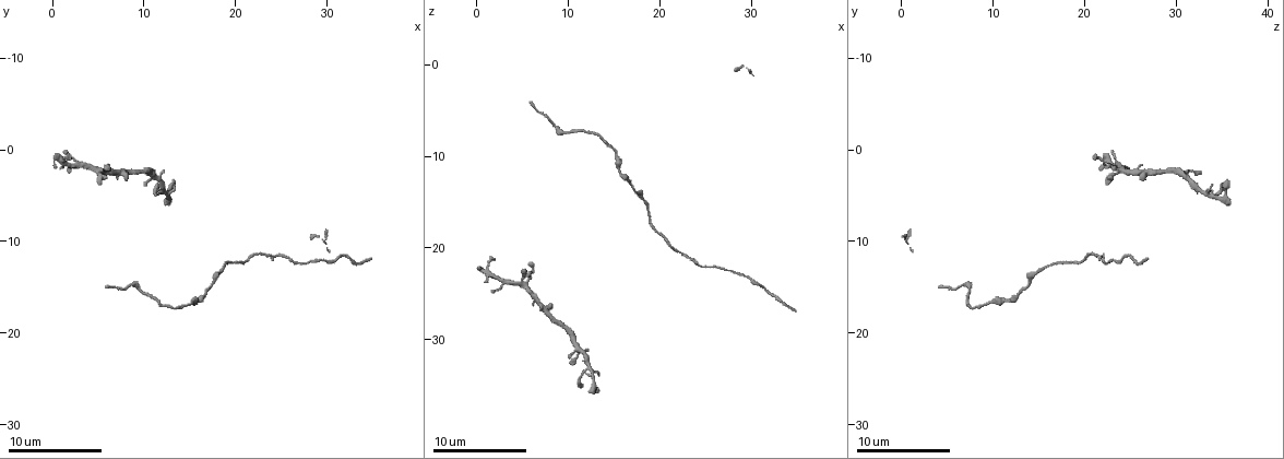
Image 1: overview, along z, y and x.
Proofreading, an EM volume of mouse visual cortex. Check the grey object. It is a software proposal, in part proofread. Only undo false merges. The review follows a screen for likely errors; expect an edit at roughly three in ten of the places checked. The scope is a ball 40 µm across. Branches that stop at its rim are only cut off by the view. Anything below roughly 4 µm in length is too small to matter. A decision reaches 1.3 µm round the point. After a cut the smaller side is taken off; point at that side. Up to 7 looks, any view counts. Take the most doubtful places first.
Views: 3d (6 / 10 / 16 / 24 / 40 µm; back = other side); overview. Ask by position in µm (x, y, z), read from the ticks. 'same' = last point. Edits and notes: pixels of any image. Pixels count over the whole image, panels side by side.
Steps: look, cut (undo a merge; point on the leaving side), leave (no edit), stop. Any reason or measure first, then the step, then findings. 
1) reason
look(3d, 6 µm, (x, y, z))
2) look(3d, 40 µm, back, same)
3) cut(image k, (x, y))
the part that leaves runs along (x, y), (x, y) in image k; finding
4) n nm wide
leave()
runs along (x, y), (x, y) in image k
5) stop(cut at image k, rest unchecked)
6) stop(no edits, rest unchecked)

thin arm on a thick one
look(3d, 10 µm, (15.6, 16.4, 10.6))

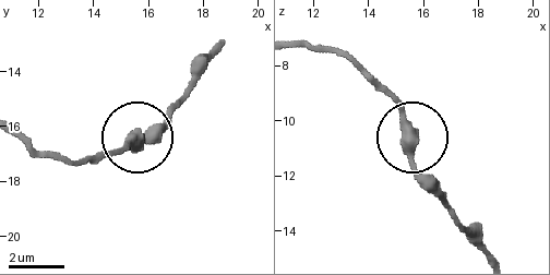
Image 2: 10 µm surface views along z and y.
side arm 14 µm
leave()
runs along (489, 254), (418, 169), (404, 114), (377, 80) in image 2; continuous, no second neuron

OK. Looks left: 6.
looks like a crossing
look(3d, 10 µm, (7.4, 2.4, 26.8))

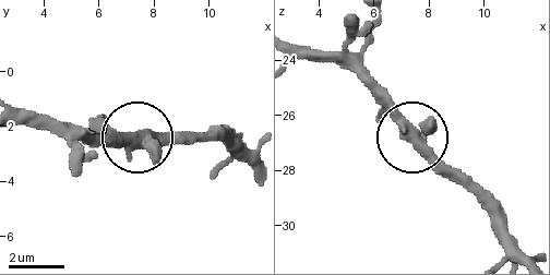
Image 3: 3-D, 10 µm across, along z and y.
400 nm wide
leave()
all the same neuron

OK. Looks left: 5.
thick turns thin
look(3d, 10 µm, (10.0, 15.6, 7.2))

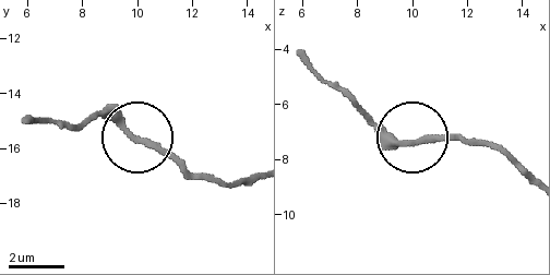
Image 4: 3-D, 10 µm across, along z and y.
leave()
runs along (253, 176), (225, 183), (189, 174), (140, 136), (86, 118) in image 4; continuous, no second neuron

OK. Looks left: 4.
thin neck
look(3d, 6 µm, (31.6, 11.6, 24.4))

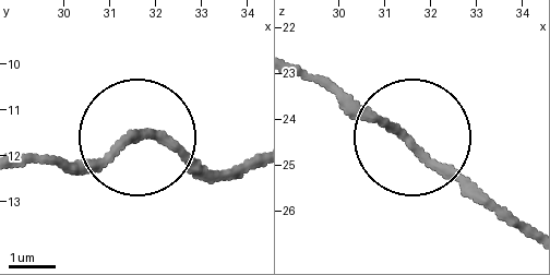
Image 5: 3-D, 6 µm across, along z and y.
leave()
runs along (21, 163), (91, 163), (162, 140), (216, 175) in image 5; continuous, no second neuron

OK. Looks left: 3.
stop(no edits, rest unchecked)

